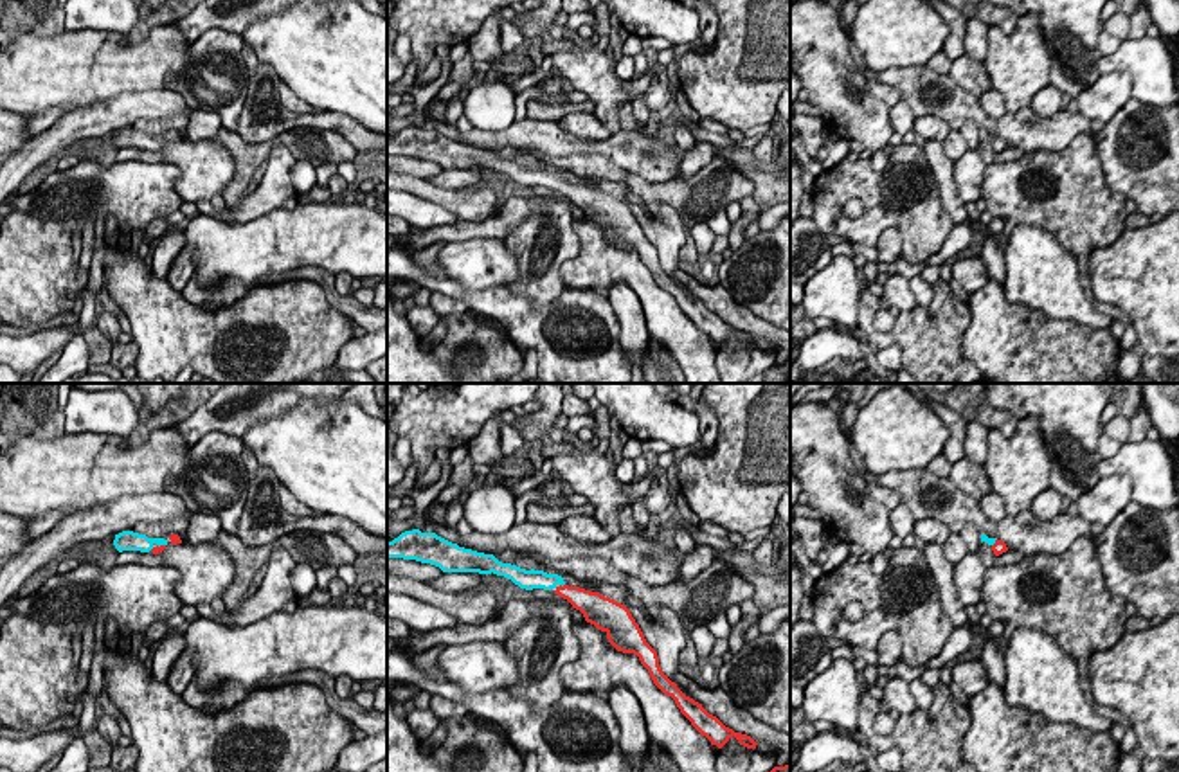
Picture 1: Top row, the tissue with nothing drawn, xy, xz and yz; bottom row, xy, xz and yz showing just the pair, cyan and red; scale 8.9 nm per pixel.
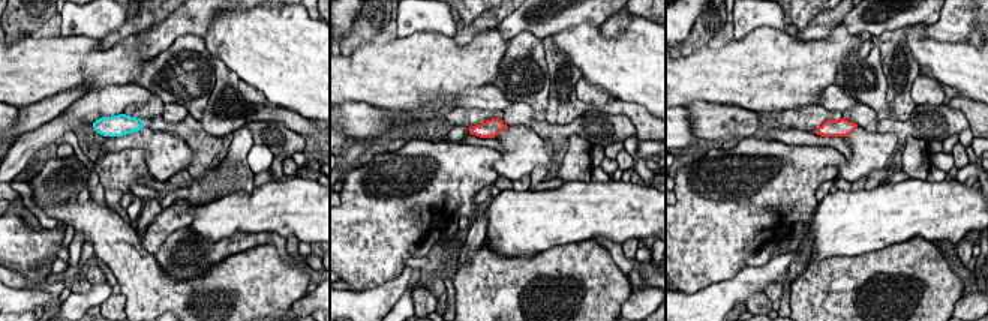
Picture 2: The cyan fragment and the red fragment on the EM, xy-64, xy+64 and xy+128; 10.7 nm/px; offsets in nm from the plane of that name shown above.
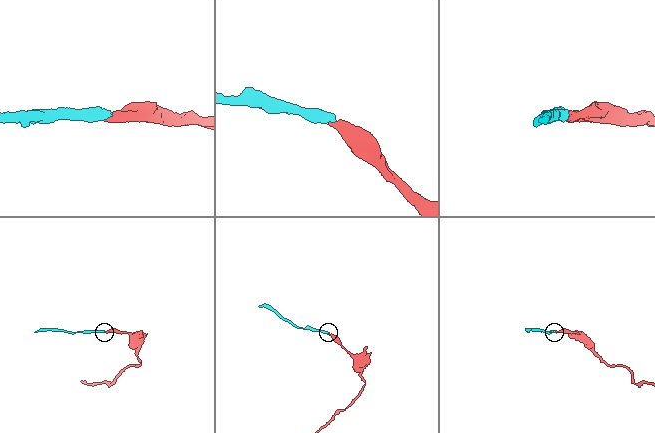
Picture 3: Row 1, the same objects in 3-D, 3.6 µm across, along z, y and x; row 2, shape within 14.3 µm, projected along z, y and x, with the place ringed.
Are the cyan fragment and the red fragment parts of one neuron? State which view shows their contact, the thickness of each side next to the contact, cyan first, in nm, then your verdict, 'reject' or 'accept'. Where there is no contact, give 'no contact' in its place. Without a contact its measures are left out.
contact in xz; calibres 160 and 200 nm; accept

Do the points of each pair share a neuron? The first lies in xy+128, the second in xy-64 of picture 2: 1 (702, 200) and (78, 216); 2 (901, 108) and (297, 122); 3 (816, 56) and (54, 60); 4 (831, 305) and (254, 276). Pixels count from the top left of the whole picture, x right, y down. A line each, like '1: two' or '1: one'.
1: two
2: one
3: one
4: one

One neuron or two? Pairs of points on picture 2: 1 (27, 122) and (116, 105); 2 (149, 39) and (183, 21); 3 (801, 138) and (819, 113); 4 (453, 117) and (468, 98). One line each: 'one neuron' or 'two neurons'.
1: two neurons
2: one neuron
3: two neurons
4: two neurons

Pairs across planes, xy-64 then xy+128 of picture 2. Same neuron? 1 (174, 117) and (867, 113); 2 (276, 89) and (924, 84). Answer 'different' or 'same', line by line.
1: same
2: different

